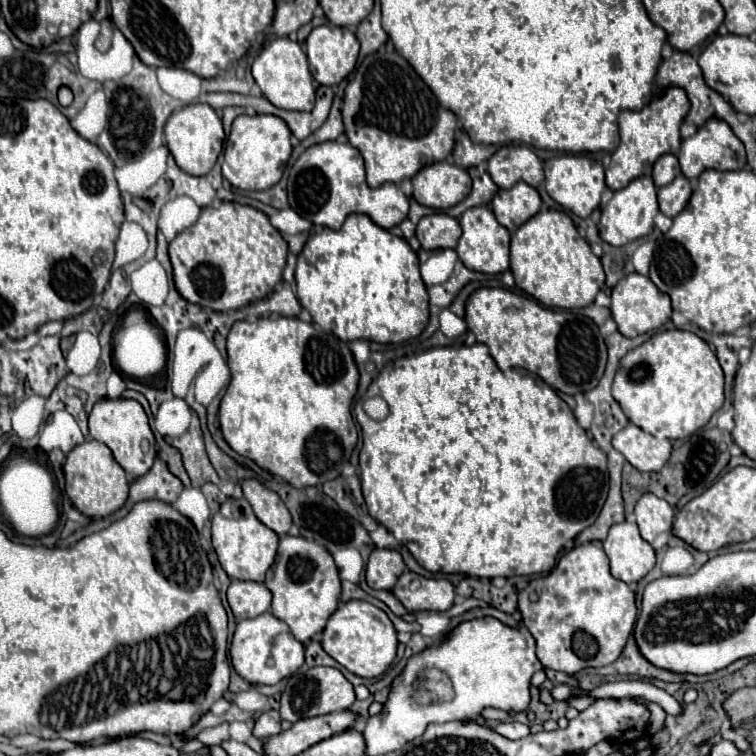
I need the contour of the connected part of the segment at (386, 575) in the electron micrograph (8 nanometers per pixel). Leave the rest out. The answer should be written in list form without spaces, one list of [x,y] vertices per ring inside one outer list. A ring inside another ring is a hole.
[[[374,548],[366,564],[366,582],[374,590],[392,590],[406,564],[396,550]]]

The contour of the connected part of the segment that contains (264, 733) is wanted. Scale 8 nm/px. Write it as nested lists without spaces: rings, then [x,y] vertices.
[[[276,710],[262,712],[262,716],[254,724],[254,736],[256,738],[270,738],[280,734],[280,714]]]

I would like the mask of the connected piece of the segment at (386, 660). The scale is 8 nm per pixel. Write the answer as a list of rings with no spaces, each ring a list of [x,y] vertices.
[[[350,600],[340,604],[338,610],[328,618],[322,634],[322,648],[344,668],[362,678],[382,676],[396,658],[396,646],[396,628],[386,612],[364,600]]]

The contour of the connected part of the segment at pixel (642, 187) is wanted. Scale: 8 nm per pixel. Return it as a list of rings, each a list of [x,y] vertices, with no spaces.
[[[642,176],[632,180],[624,190],[616,190],[612,200],[604,206],[600,218],[600,238],[612,246],[624,246],[636,238],[648,236],[654,228],[654,216],[658,214],[658,200],[656,200],[656,186],[652,176]]]

